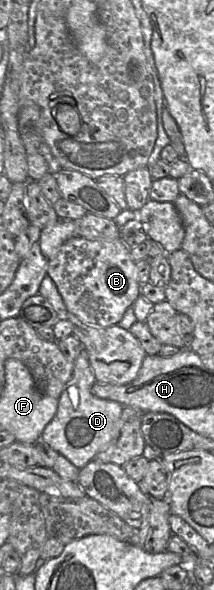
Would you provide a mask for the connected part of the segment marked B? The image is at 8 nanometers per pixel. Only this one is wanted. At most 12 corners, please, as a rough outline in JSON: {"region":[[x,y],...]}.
{"region":[[75,236],[49,259],[66,310],[118,324],[141,294],[121,238]]}

